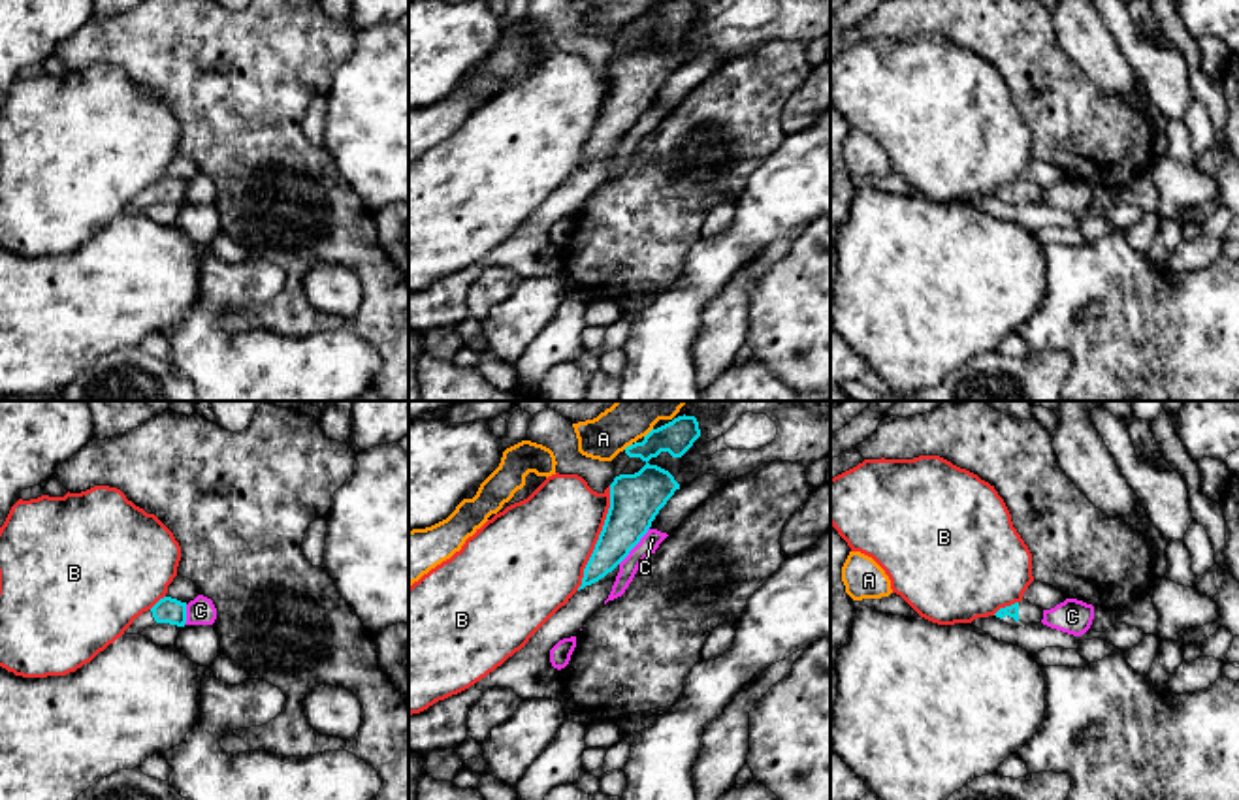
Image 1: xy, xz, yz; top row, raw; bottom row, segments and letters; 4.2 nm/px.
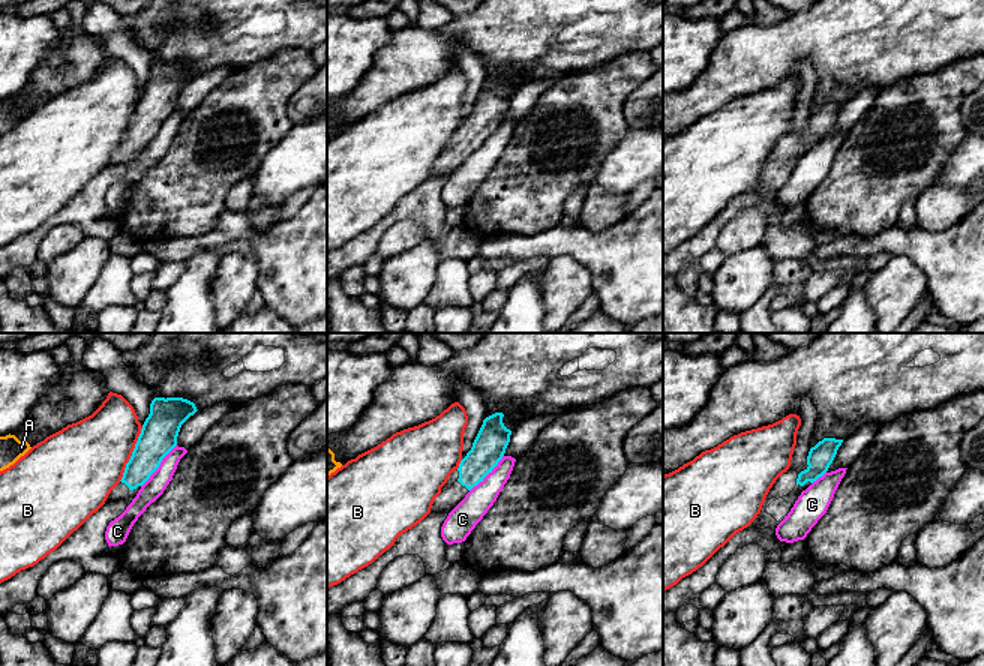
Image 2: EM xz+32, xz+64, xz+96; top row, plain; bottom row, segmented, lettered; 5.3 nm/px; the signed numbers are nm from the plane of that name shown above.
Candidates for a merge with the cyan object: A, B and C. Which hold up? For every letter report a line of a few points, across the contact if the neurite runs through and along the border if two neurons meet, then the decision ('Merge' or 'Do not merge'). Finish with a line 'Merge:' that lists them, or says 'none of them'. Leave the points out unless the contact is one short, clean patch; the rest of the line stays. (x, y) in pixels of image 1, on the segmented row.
A: Do not merge
B: Do not merge
C: Do not merge
Merge: none of them

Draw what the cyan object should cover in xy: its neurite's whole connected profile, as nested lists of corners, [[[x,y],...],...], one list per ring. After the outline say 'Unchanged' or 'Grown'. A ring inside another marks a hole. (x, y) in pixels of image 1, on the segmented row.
[[[171,597],[160,599],[151,610],[136,617],[134,623],[124,631],[124,634],[141,634],[147,627],[153,627],[154,623],[185,627],[186,602]]]. Grown

